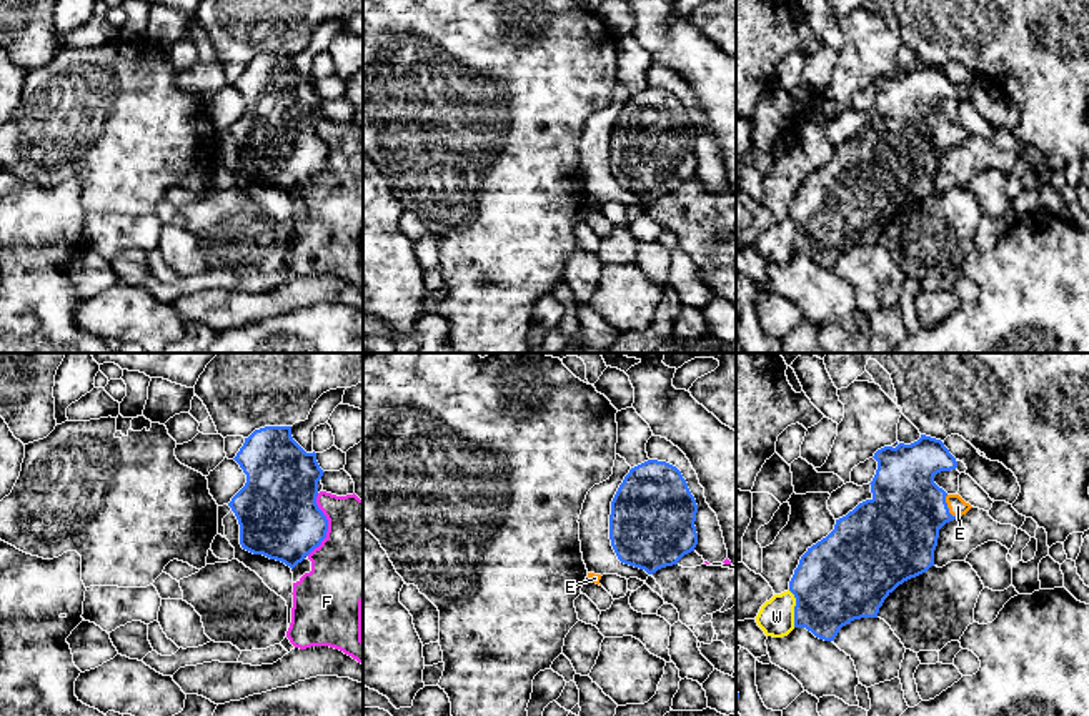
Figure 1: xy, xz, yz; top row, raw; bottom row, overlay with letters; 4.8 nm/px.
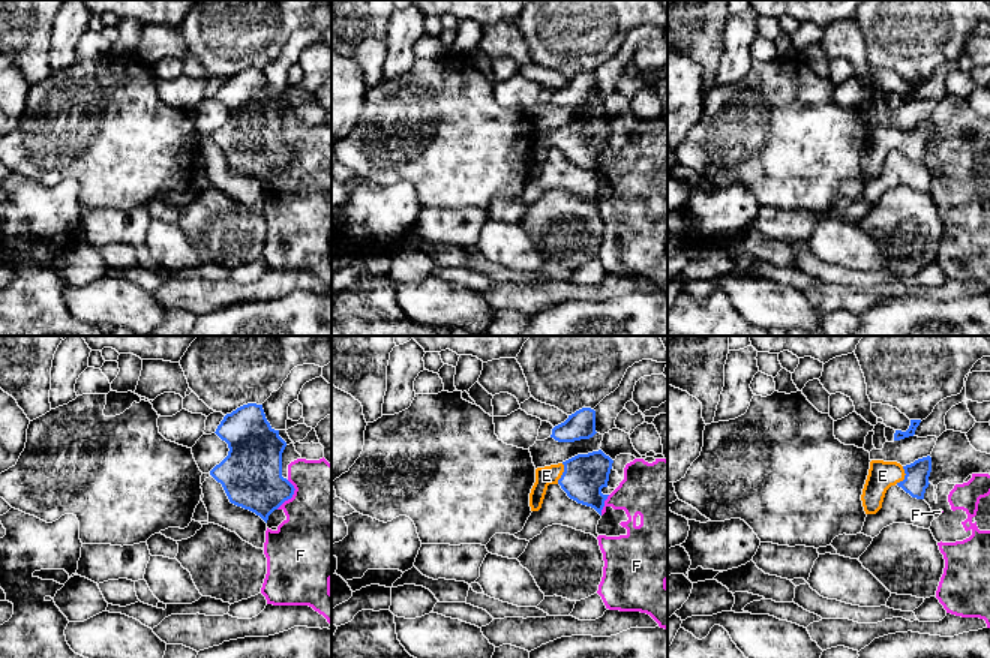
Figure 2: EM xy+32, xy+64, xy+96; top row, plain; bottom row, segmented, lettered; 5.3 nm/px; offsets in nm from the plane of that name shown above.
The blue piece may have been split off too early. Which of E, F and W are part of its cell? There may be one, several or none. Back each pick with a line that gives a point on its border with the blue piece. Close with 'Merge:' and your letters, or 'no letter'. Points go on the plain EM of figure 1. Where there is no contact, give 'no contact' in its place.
E: yz (946, 134)
Merge: E

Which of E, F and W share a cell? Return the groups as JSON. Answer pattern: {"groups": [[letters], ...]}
{"groups": [["E"], ["F"], ["W"]]}

